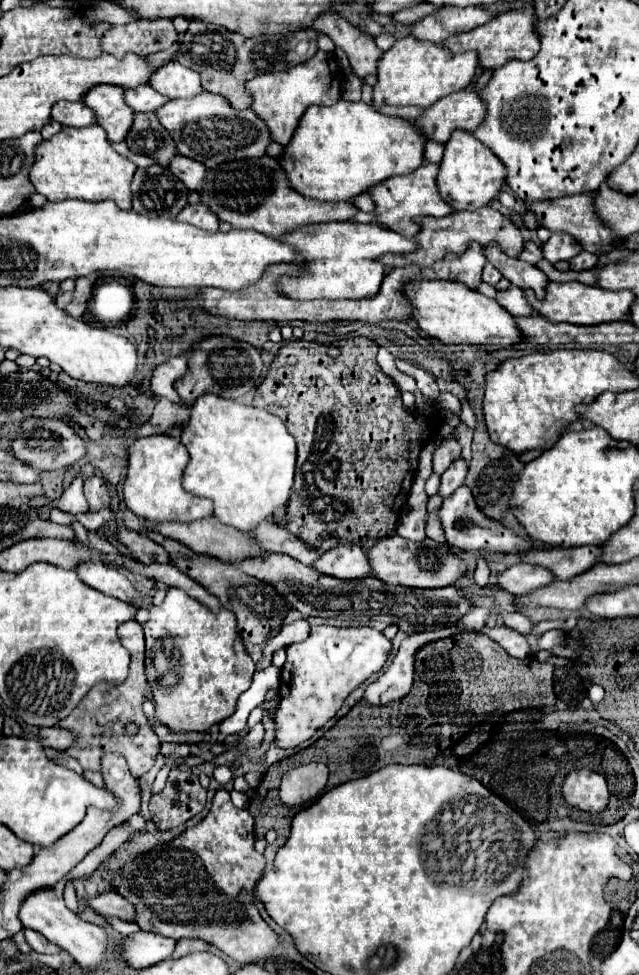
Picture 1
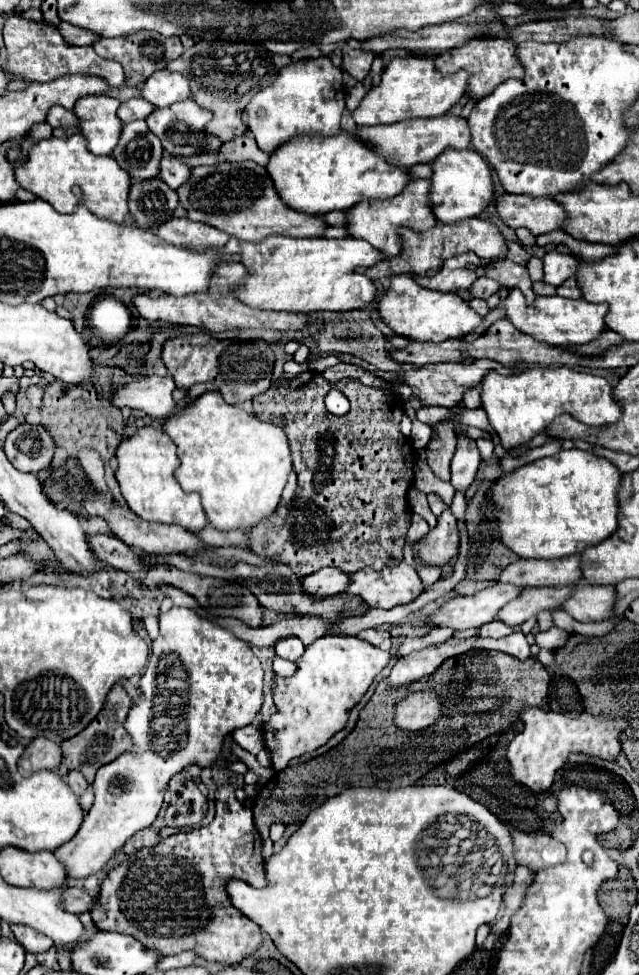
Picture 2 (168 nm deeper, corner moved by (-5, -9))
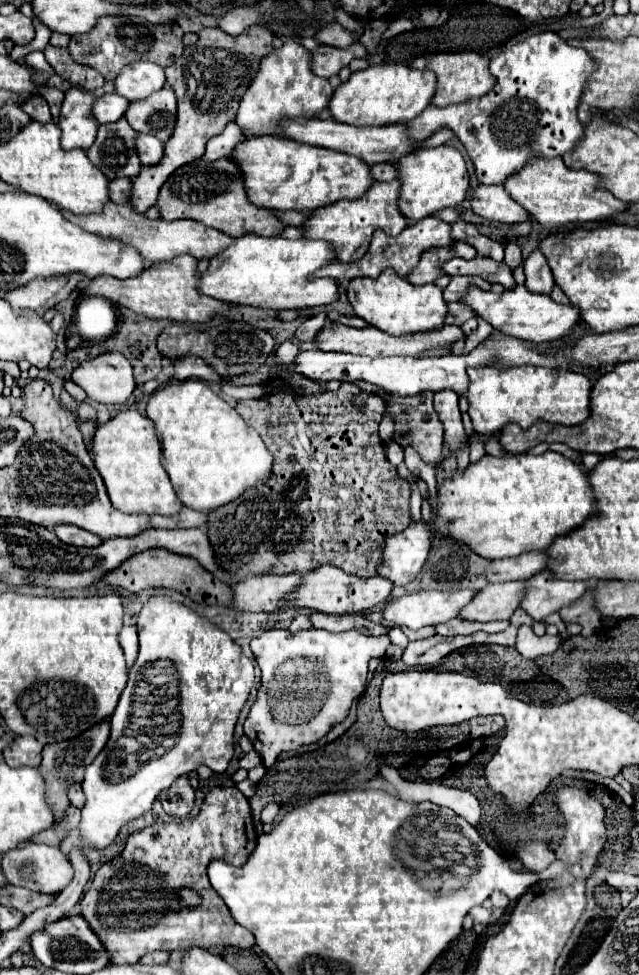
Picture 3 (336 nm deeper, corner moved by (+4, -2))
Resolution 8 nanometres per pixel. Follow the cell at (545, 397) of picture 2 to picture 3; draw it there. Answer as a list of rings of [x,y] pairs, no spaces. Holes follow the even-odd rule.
[[[481,366],[467,368],[467,374],[471,380],[467,390],[469,416],[479,434],[495,434],[509,422],[517,422],[523,430],[533,426],[535,420],[575,426],[591,416],[591,382],[581,372],[543,366],[517,366],[507,370]]]

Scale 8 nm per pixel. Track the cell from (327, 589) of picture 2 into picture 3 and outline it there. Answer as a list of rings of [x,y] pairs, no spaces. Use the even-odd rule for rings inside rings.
[[[299,572],[293,574],[261,574],[247,576],[239,582],[233,592],[235,600],[231,608],[247,610],[247,612],[273,612],[281,598],[299,588],[303,576]]]

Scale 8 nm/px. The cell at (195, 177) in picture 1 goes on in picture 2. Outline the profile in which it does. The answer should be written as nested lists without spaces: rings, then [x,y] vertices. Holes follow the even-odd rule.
[[[164,153],[162,163],[160,163],[160,173],[158,173],[158,177],[160,177],[164,183],[168,183],[172,189],[176,189],[176,187],[180,187],[182,183],[188,181],[188,177],[190,177],[190,167],[188,167],[186,163],[174,159],[172,155]]]

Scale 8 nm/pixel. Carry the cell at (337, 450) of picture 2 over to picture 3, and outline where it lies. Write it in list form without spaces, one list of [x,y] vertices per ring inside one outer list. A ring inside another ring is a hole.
[[[343,382],[341,388],[337,392],[321,392],[321,394],[299,394],[299,392],[277,392],[277,394],[269,394],[257,400],[239,400],[237,404],[237,412],[245,418],[245,422],[249,426],[253,426],[255,430],[259,430],[259,434],[263,436],[263,440],[267,442],[267,448],[273,452],[275,462],[273,462],[273,474],[271,480],[263,486],[259,484],[257,488],[247,490],[247,494],[243,494],[243,498],[237,498],[235,502],[223,506],[223,510],[213,510],[209,514],[209,524],[207,524],[207,534],[211,538],[211,544],[215,548],[215,554],[219,558],[219,564],[225,570],[231,570],[233,574],[239,574],[239,578],[243,574],[291,574],[291,572],[309,572],[309,570],[317,570],[325,564],[329,566],[337,566],[347,574],[355,574],[361,578],[369,578],[377,574],[379,564],[383,562],[383,546],[385,540],[389,536],[395,536],[399,532],[403,532],[409,524],[411,524],[411,514],[409,514],[409,496],[411,496],[411,488],[407,484],[407,480],[403,480],[397,474],[397,468],[387,460],[385,456],[385,448],[383,442],[379,438],[379,422],[381,416],[385,412],[385,402],[381,396],[377,394],[367,394],[363,406],[355,406],[353,398],[359,392],[359,388],[355,388],[355,384],[351,382]],[[265,424],[271,424],[271,430],[265,430]]]

